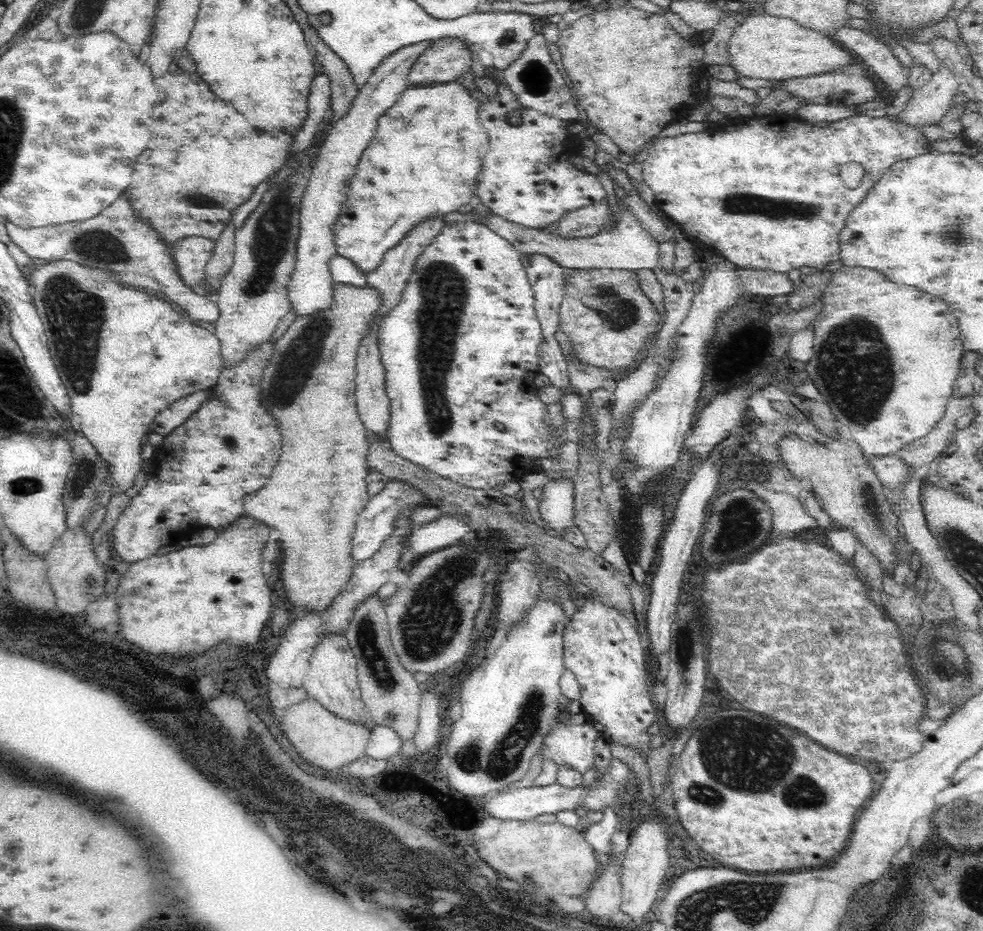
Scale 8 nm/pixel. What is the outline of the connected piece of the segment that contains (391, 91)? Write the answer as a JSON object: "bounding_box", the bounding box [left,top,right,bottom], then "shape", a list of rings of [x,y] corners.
{"bounding_box":[285,41,429,318],"shape":[[[429,41],[406,46],[394,54],[387,56],[369,76],[369,79],[359,88],[358,95],[348,114],[339,118],[329,128],[328,134],[318,154],[318,162],[312,170],[299,212],[299,233],[295,242],[296,254],[285,284],[285,298],[294,318],[305,318],[322,314],[332,306],[333,278],[328,262],[336,255],[329,240],[329,224],[339,213],[341,198],[341,180],[353,173],[361,150],[373,137],[375,118],[381,115],[389,106],[396,104],[400,94],[407,90],[407,76],[416,62],[418,55]]]}

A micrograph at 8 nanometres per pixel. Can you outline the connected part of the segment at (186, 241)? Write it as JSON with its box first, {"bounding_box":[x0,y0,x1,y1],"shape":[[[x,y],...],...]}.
{"bounding_box":[167,235,214,292],"shape":[[[202,235],[183,238],[167,246],[169,260],[181,285],[191,292],[206,282],[206,264],[214,250],[214,241]]]}

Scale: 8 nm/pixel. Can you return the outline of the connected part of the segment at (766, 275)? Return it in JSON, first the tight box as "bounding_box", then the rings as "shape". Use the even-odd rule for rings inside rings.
{"bounding_box":[738,270,799,296],"shape":[[[738,270],[745,292],[762,294],[762,296],[788,296],[798,293],[799,287],[794,285],[790,275],[776,273],[771,270]]]}

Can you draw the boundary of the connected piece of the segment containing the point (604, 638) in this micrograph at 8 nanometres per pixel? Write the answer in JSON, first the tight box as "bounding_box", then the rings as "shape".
{"bounding_box":[563,596,655,756],"shape":[[[592,596],[570,616],[563,639],[563,669],[574,674],[578,681],[578,702],[587,720],[604,725],[603,737],[608,743],[636,745],[642,749],[642,756],[646,756],[651,749],[646,728],[655,720],[655,706],[646,685],[652,679],[644,667],[646,650],[635,626],[614,605]]]}

